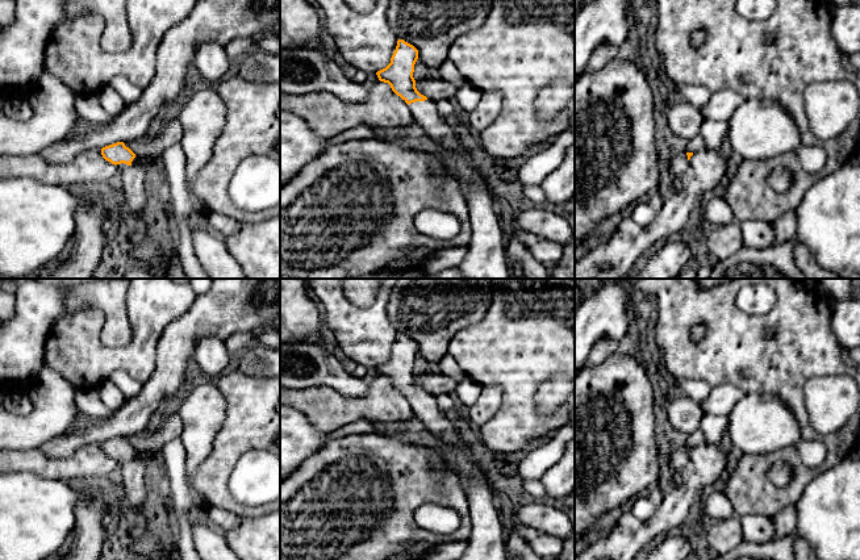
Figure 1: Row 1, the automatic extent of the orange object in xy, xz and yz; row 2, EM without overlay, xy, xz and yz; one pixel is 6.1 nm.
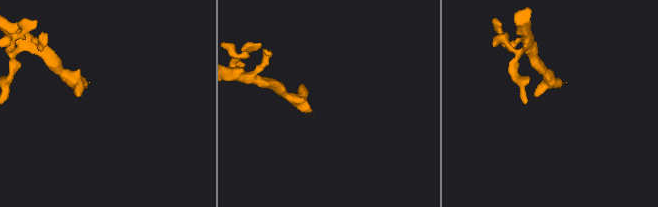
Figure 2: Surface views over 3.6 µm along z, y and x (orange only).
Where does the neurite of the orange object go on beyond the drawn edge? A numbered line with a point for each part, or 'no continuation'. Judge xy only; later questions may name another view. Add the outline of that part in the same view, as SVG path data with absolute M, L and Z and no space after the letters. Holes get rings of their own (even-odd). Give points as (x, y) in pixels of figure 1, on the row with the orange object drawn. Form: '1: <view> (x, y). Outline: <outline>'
1: xy (133, 203). Outline: M137 158L131 164L116 164L120 191L117 209L125 222L142 227L150 216L150 175L141 167Z

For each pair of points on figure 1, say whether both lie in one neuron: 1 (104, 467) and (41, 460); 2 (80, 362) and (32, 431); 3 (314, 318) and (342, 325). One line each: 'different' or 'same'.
1: same
2: different
3: different

